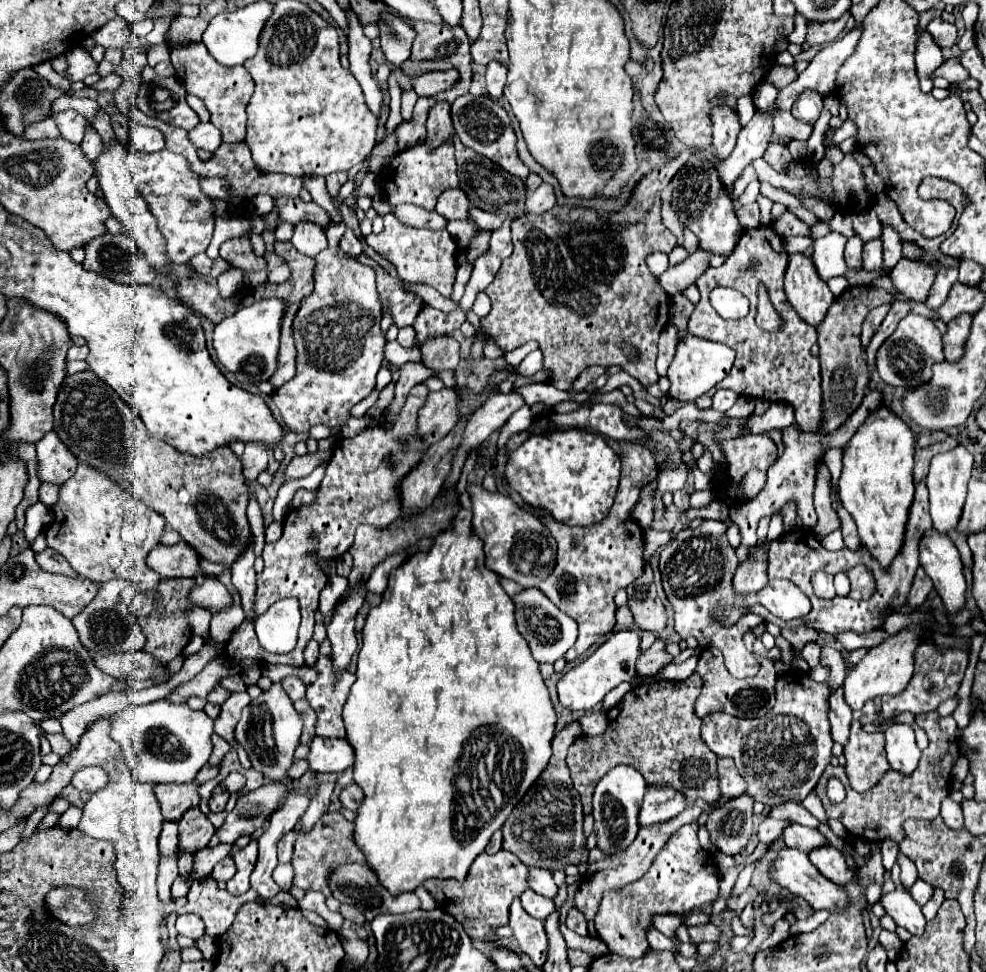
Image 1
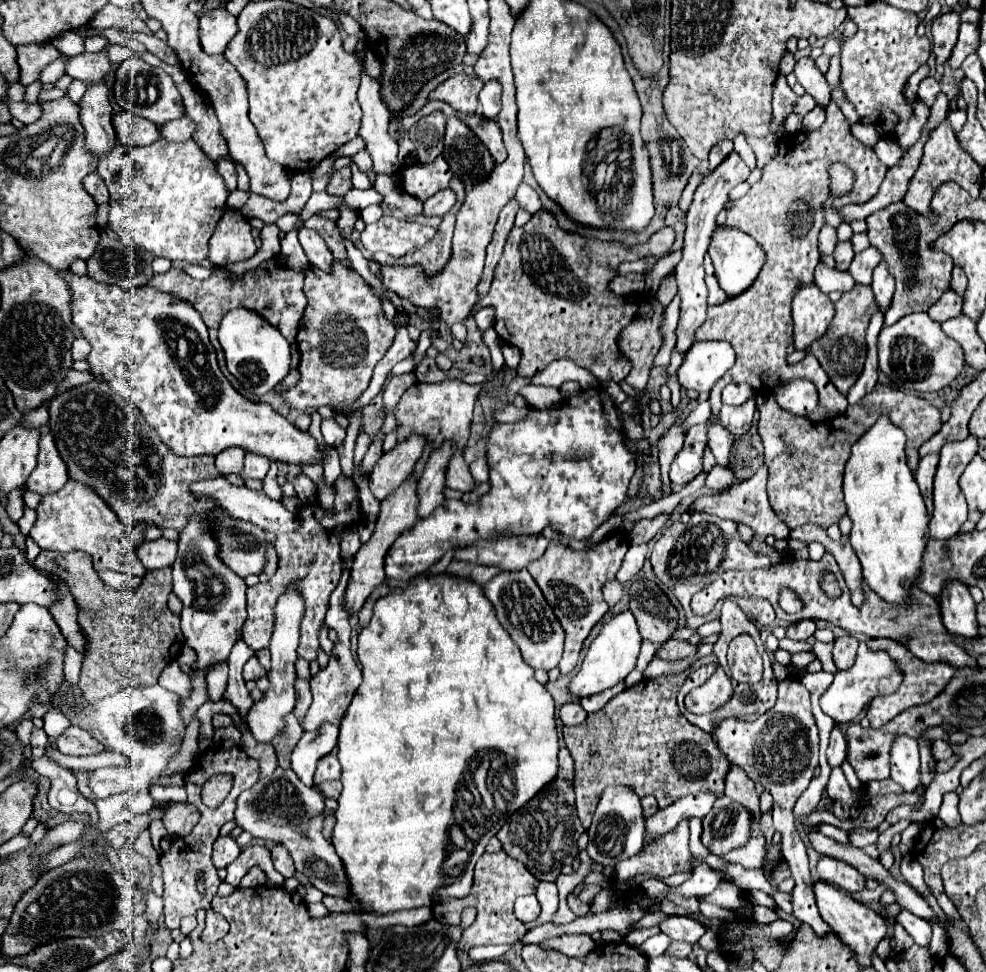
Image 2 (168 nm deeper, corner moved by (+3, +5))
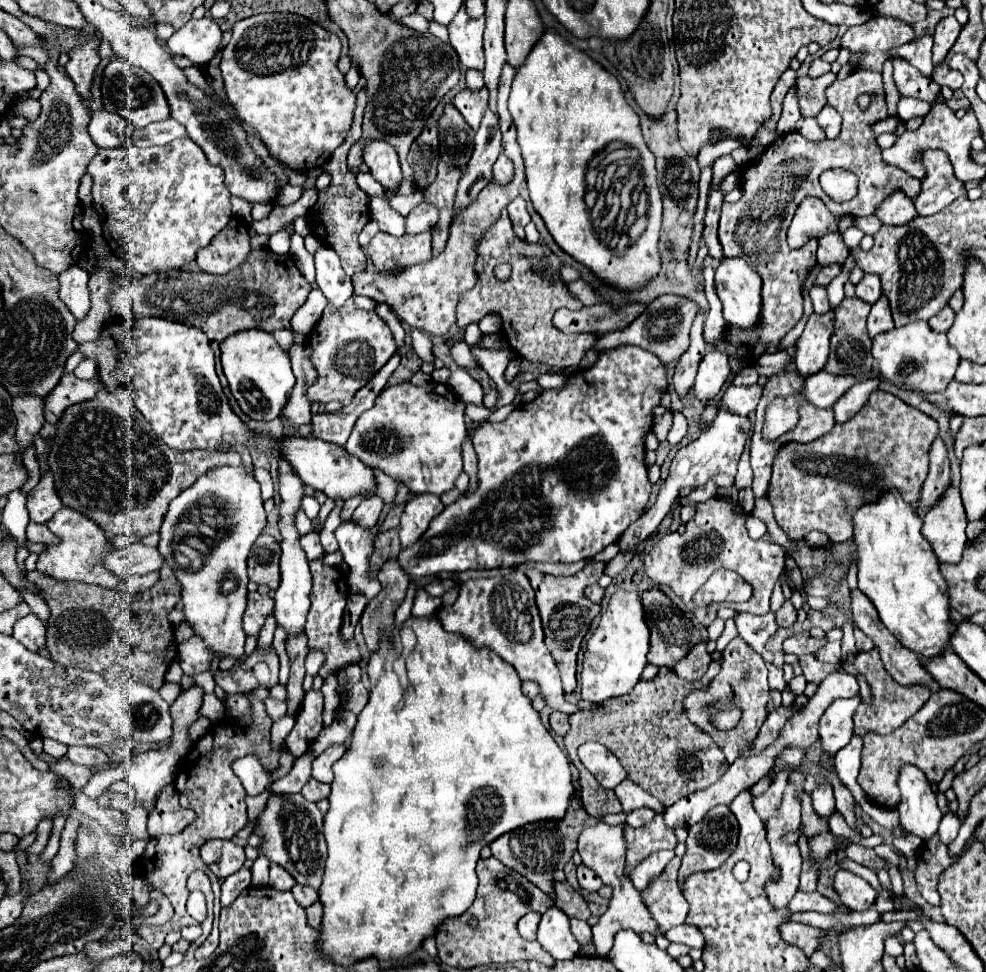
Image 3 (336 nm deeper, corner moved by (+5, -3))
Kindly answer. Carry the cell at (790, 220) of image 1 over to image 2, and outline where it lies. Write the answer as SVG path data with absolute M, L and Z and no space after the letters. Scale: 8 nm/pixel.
M824 226L818 236L818 249L821 255L832 255L836 248L838 236L836 236L836 228L832 226Z

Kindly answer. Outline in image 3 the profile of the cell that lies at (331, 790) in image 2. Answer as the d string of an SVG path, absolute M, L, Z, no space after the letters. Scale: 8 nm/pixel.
M314 778L308 780L308 784L302 788L302 796L310 802L318 802L318 800L324 800L330 796L330 784L322 784Z

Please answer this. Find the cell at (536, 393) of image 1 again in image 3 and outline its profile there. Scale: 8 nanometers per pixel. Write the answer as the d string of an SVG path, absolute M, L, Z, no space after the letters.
M402 382L384 390L376 398L376 404L360 416L346 450L366 466L380 468L388 476L404 480L414 494L432 492L440 496L454 488L462 472L462 444L468 432L464 408L466 404L454 396L448 384L428 382L414 386Z

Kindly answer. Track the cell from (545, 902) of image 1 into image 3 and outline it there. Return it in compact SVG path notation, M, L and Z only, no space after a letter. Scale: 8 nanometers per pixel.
M528 912L526 916L522 916L520 922L518 922L518 932L520 932L520 936L526 938L526 940L534 940L534 938L536 938L538 922L540 922L540 914L538 914L538 912Z

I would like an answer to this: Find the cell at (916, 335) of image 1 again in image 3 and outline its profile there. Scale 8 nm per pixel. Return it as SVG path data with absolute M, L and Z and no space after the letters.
M918 320L906 324L904 328L892 328L874 338L872 356L876 360L878 372L894 386L912 392L942 392L958 368L958 352L948 344L946 334L932 330L926 322Z

